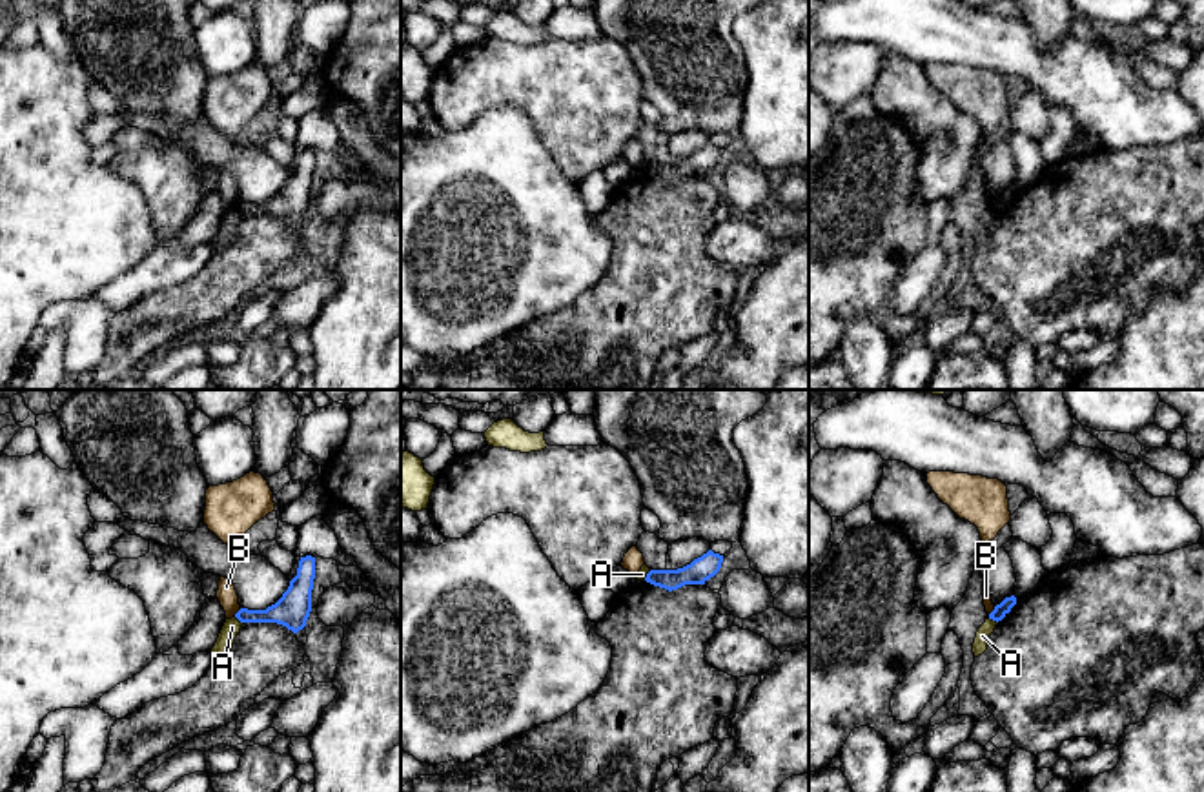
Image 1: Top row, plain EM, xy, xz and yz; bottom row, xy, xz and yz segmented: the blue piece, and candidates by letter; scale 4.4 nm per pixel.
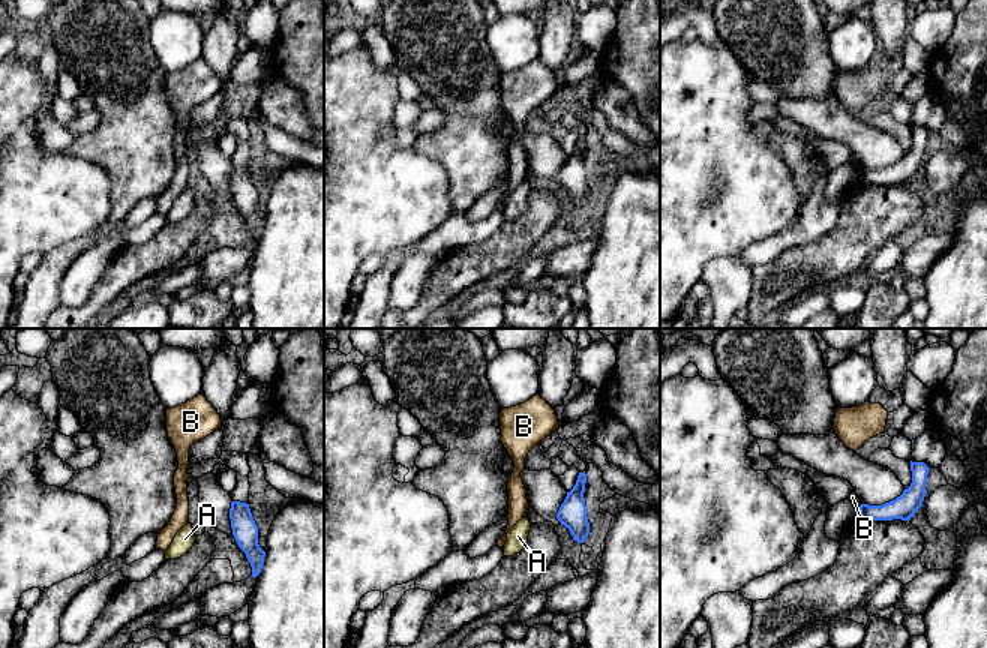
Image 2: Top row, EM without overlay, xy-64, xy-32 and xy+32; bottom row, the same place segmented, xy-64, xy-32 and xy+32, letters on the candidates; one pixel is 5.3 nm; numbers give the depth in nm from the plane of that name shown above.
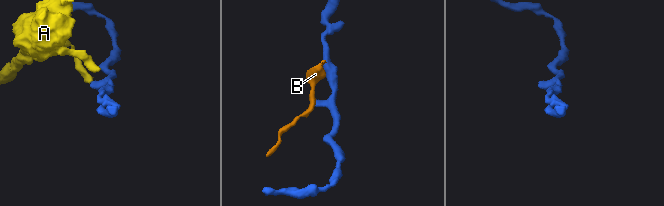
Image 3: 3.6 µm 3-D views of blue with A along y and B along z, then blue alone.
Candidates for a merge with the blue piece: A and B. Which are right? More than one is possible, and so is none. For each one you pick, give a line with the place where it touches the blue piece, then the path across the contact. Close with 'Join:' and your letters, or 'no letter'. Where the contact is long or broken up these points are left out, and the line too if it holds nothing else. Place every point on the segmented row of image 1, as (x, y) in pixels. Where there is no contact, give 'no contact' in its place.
Join: no letter

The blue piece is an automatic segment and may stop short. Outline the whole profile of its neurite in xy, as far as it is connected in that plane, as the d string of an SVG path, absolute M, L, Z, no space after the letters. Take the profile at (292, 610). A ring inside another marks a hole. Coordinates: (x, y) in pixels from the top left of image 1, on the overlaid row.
M301 557L297 575L290 581L282 597L266 610L240 608L235 617L240 623L277 623L297 634L306 626L311 612L311 590L315 579L315 557Z

